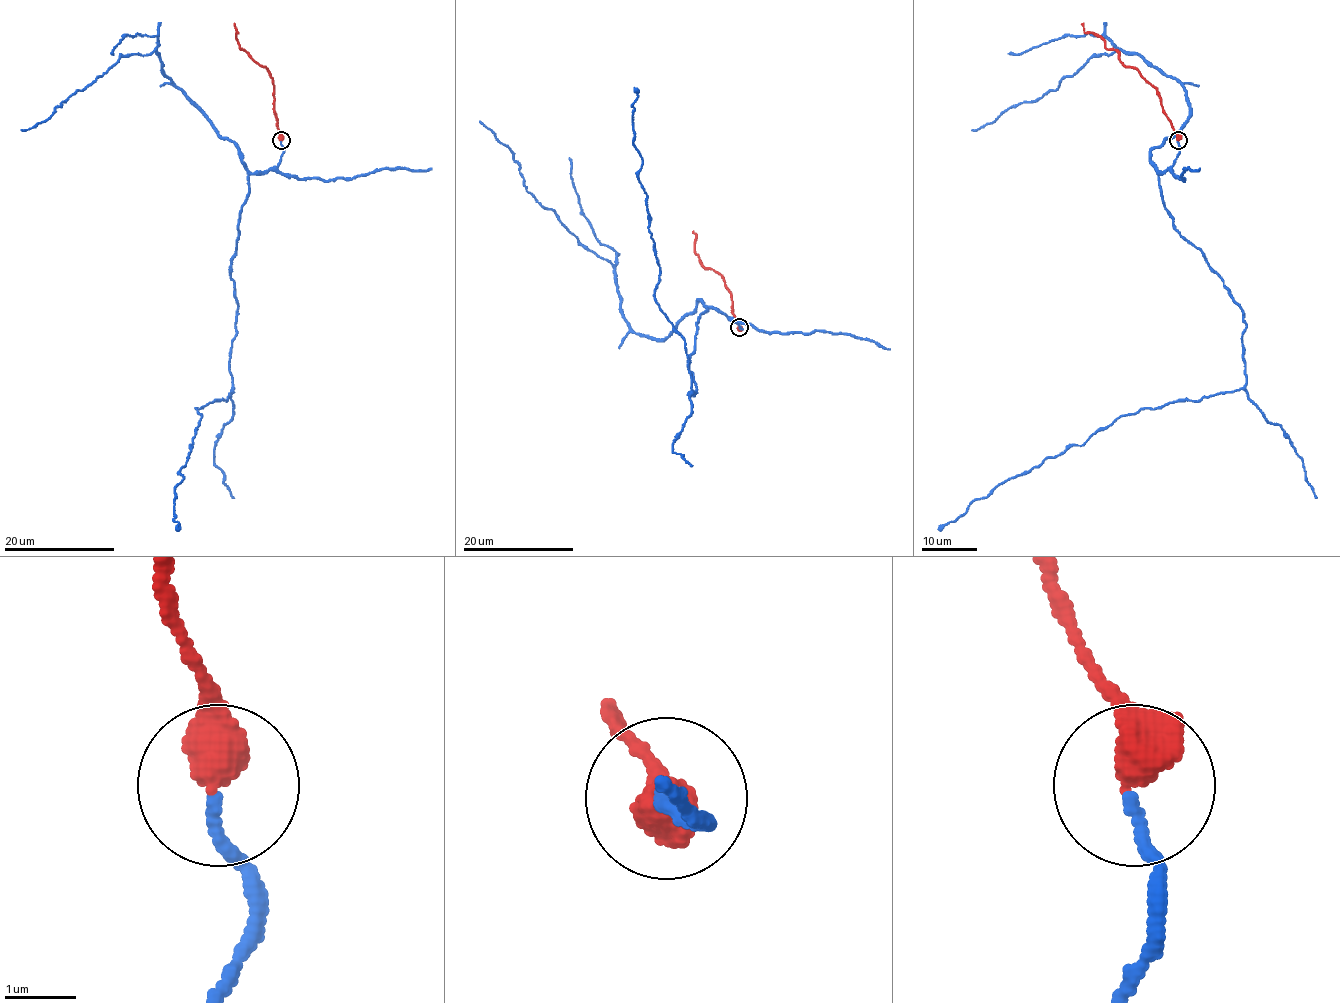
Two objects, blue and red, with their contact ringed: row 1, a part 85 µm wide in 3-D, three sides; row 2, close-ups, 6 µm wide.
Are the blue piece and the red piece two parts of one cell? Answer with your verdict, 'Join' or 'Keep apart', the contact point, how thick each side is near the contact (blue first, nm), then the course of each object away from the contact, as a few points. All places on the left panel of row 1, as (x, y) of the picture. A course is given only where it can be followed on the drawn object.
Join. Place: (281, 140). Thickness 150 nm (blue) against 600 nm. Course of blue: (281, 141), (281, 162), (249, 176), (231, 265), (232, 391), (196, 408), (200, 420), (174, 489), (176, 529). Course of red: (281, 140), (274, 110), (274, 81), (265, 68), (239, 47), (234, 23)

